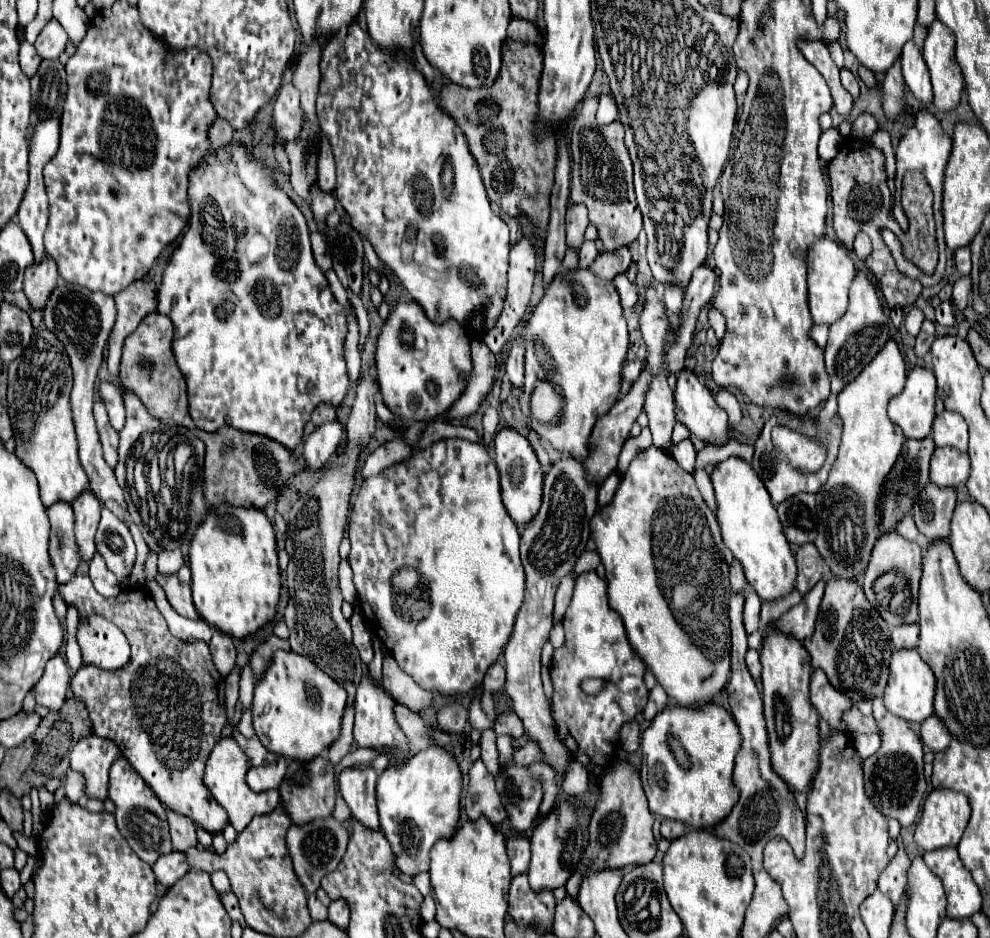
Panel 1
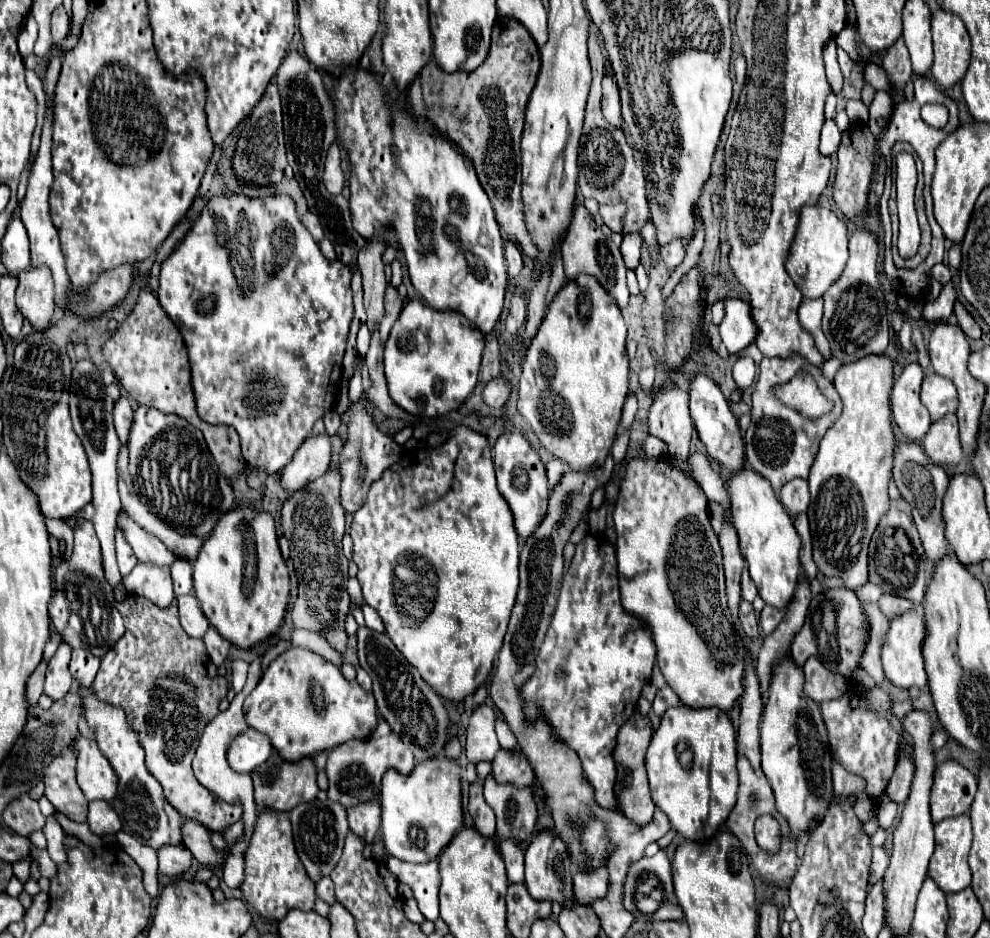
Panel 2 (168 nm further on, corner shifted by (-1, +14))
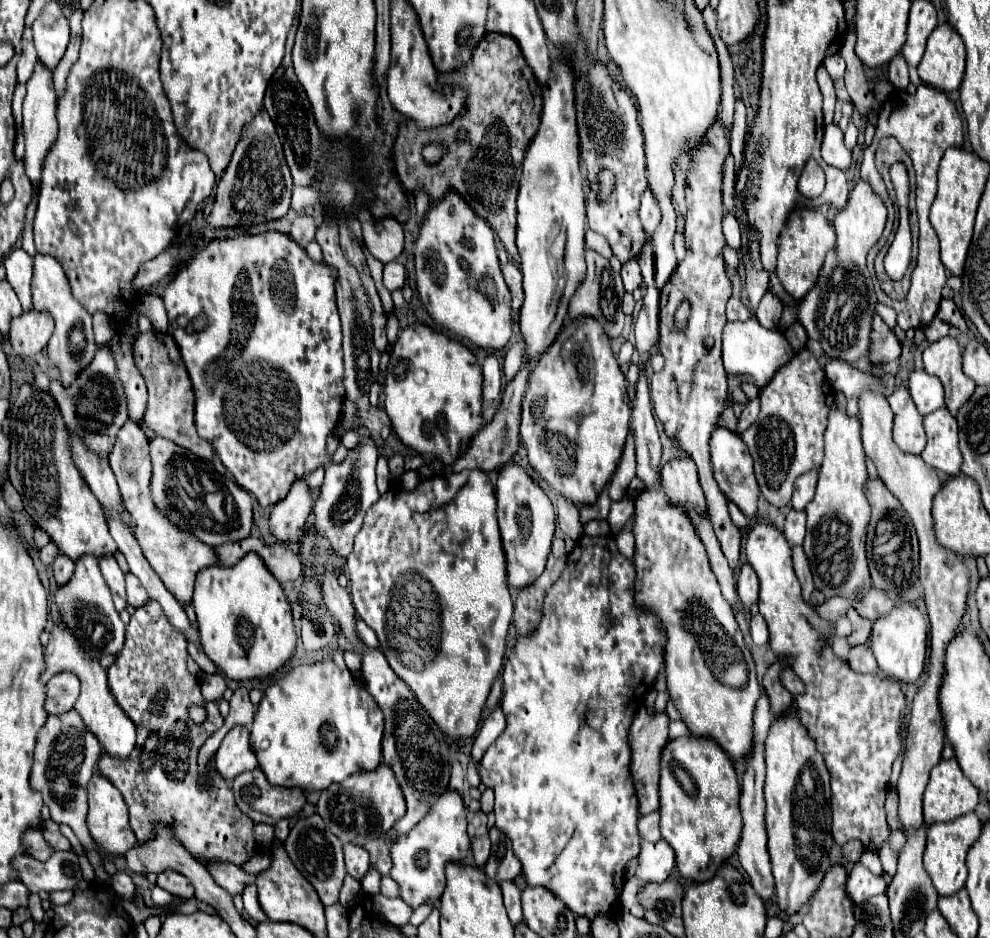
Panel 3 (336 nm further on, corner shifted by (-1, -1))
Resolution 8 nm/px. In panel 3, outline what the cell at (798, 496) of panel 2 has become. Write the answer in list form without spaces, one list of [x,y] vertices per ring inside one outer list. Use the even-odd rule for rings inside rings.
[[[810,472],[810,476],[800,476],[798,484],[794,484],[794,496],[792,496],[792,510],[804,510],[806,504],[812,500],[814,496],[814,488],[816,488],[816,476],[818,472]]]

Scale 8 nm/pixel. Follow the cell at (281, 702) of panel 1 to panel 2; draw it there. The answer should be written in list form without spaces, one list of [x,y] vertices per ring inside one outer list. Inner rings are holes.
[[[288,647],[268,665],[260,683],[244,701],[244,715],[252,729],[270,737],[278,755],[286,761],[300,761],[346,741],[366,739],[378,721],[370,691],[348,681],[332,661],[300,647]]]

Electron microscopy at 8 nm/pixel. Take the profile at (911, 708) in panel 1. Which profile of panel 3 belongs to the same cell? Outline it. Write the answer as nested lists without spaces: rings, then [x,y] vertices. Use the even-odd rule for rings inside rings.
[[[900,604],[894,608],[894,612],[886,614],[884,618],[878,618],[872,626],[870,650],[874,652],[880,672],[886,678],[892,678],[904,684],[914,684],[924,672],[926,634],[928,634],[928,624],[916,606]]]

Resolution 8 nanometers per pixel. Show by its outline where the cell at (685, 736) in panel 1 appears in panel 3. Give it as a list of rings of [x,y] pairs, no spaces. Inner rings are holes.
[[[684,736],[684,738],[670,740],[666,744],[666,748],[662,750],[662,756],[660,756],[660,830],[662,830],[662,838],[674,848],[676,866],[678,866],[678,870],[680,870],[680,874],[684,878],[690,878],[690,880],[696,880],[696,882],[710,880],[710,876],[714,876],[714,872],[720,868],[720,864],[734,852],[736,842],[738,842],[740,832],[742,832],[742,816],[740,816],[738,800],[740,800],[740,786],[738,786],[738,780],[736,780],[736,772],[734,772],[732,760],[730,760],[730,756],[722,750],[722,746],[716,740],[710,740],[708,736],[698,736],[698,738],[696,736]]]

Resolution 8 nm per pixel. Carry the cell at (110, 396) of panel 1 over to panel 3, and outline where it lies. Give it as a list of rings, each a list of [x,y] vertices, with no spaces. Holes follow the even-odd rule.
[[[128,420],[120,428],[116,444],[110,454],[110,468],[116,474],[124,506],[130,512],[132,522],[136,524],[136,540],[140,544],[146,560],[150,562],[154,572],[160,576],[164,586],[176,596],[176,600],[180,604],[188,604],[192,600],[196,572],[206,566],[216,564],[216,556],[210,546],[202,544],[188,532],[180,532],[178,528],[174,528],[168,522],[168,518],[164,514],[160,514],[156,510],[156,506],[150,498],[150,490],[148,490],[150,478],[152,478],[152,464],[150,464],[150,456],[148,456],[148,438],[136,422]]]

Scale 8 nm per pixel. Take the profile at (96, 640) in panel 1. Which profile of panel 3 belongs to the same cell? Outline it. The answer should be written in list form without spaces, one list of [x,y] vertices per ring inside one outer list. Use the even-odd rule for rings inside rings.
[[[86,554],[76,560],[76,570],[74,576],[70,578],[68,584],[58,586],[56,596],[54,596],[60,622],[66,624],[66,628],[72,632],[76,638],[78,646],[92,658],[100,660],[102,656],[108,654],[118,654],[124,644],[124,624],[118,618],[118,612],[112,604],[110,590],[102,578],[102,572],[98,568],[98,562],[94,556]]]

